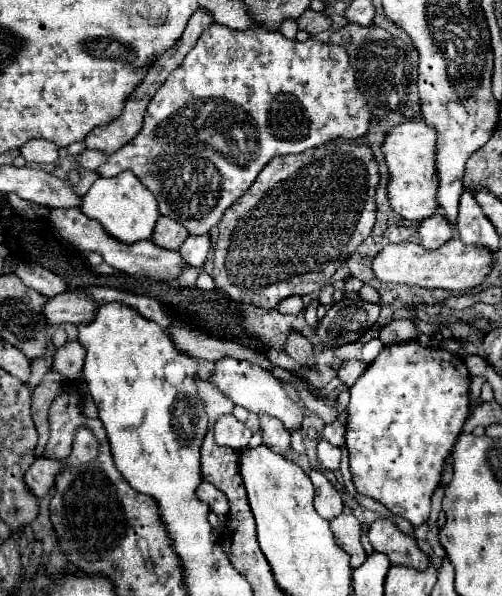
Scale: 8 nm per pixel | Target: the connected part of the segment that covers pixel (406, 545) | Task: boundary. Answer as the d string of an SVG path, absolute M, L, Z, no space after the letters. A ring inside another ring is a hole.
M377 518L371 524L369 540L377 552L383 552L389 556L393 566L407 566L417 570L427 570L429 558L427 554L417 546L415 536L403 534L391 520Z

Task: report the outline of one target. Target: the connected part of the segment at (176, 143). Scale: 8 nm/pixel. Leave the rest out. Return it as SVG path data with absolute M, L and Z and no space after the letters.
M211 24L199 38L199 42L195 44L195 48L185 56L183 64L173 70L167 78L167 82L157 90L157 94L153 96L153 100L149 102L149 108L145 112L145 120L143 120L143 128L141 132L131 140L127 142L121 150L113 152L105 166L99 166L97 174L101 178L113 178L117 174L121 174L123 170L131 170L143 186L147 186L153 196L157 198L159 202L159 212L163 216L169 216L173 218L175 222L183 224L189 234L209 234L209 230L213 226L219 224L223 212L237 200L241 198L249 186L255 182L257 174L263 170L263 166L275 158L275 156L285 156L285 154L299 154L299 152L305 152L309 148L315 148L315 146L321 146L321 144L327 144L331 140L337 140L337 138L345 138L345 140L357 140L357 138L363 138L367 128L369 128L369 118L371 118L371 110L367 106L367 102L363 100L361 92L357 90L357 82L355 82L355 70L351 68L349 60L347 60L347 54L345 54L345 48L341 46L333 46L333 44L325 44L317 38L309 38L307 42L299 42L299 40L289 40L285 38L279 30L269 30L265 26L253 26L251 30L245 30L245 32L237 32L237 30L231 30L227 26L221 26L221 24Z

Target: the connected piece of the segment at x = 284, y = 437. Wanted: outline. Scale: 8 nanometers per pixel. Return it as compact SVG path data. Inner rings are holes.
M259 414L263 444L269 446L277 454L285 454L291 450L291 434L281 426L281 422L269 414Z

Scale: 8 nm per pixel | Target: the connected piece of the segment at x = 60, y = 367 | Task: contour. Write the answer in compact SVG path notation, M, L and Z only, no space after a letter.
M77 340L75 342L67 342L65 346L61 346L55 352L53 370L71 380L83 370L83 362L85 362L85 348Z

